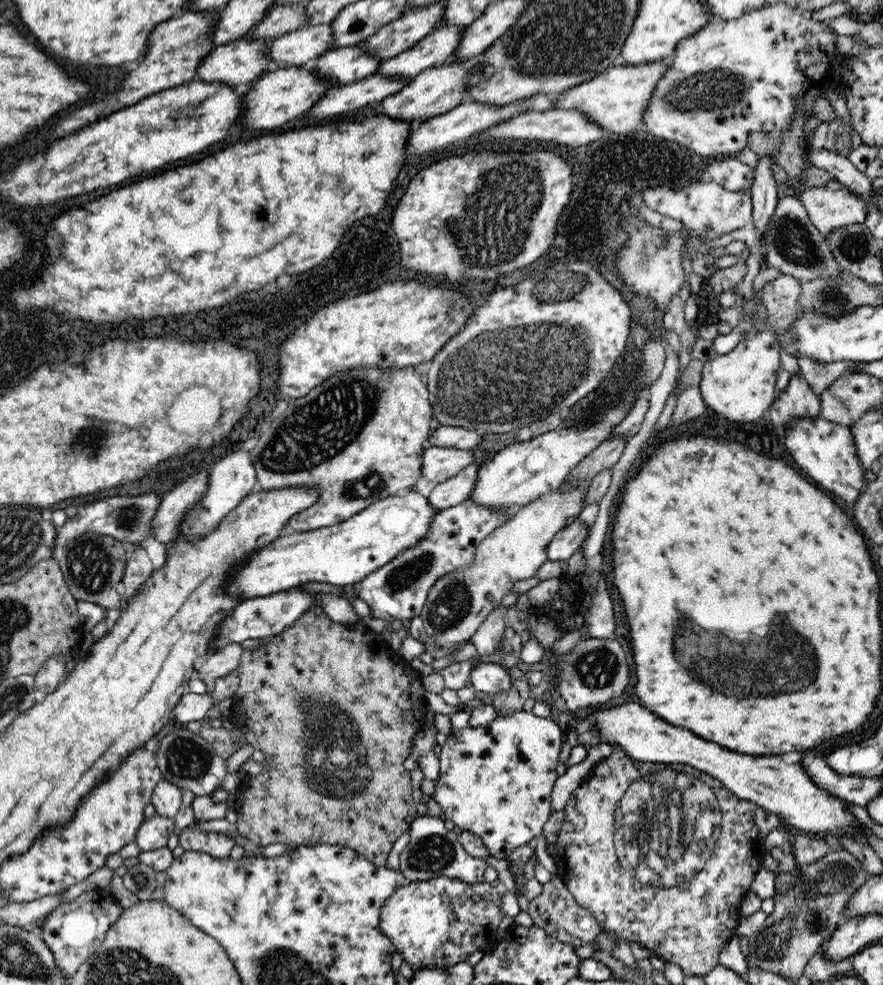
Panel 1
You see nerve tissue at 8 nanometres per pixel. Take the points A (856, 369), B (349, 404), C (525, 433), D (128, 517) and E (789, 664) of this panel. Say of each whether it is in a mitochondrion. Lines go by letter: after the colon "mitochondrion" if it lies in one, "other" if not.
A: other
B: mitochondrion
C: mitochondrion
D: mitochondrion
E: mitochondrion

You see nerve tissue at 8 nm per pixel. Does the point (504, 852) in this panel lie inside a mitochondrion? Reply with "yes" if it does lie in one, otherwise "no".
no

